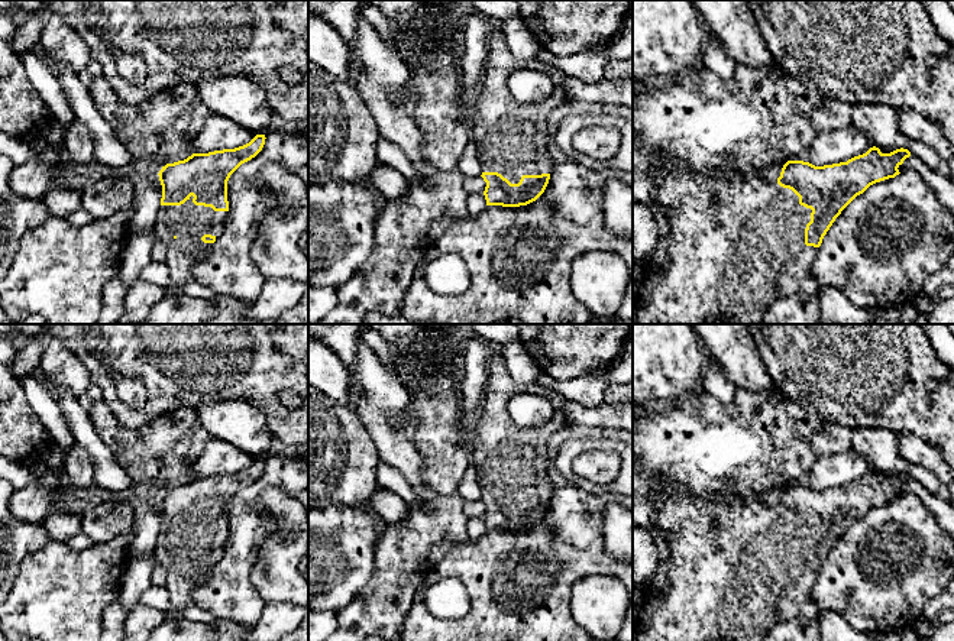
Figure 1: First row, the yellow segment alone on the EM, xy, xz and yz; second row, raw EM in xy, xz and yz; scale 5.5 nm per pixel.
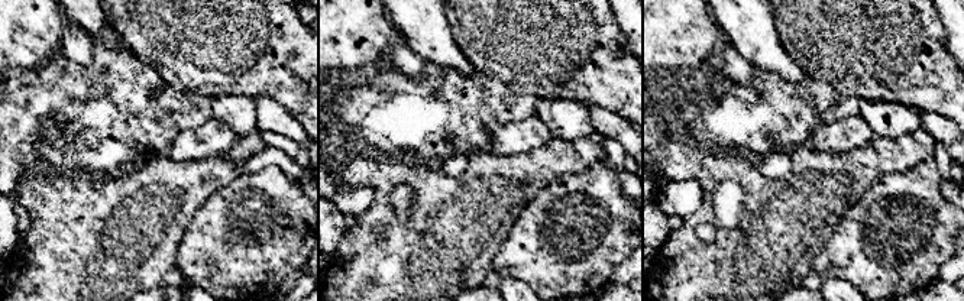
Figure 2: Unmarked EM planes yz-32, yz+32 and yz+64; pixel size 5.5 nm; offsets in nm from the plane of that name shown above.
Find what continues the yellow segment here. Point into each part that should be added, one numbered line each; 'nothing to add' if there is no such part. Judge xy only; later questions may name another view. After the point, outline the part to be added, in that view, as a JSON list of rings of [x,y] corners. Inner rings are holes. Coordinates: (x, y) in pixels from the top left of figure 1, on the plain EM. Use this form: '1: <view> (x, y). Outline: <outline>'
1: xy (188, 546). Outline: [[[193,522],[181,530],[161,530],[155,544],[153,557],[166,570],[165,589],[174,606],[193,603],[191,593],[213,572],[213,567],[204,567],[201,561],[211,559],[217,564],[227,541],[227,535],[195,530]]]

